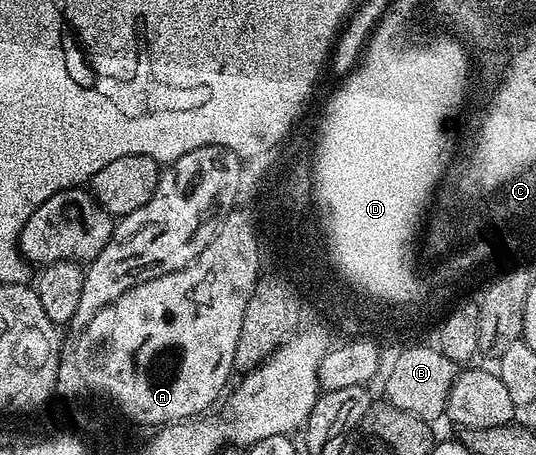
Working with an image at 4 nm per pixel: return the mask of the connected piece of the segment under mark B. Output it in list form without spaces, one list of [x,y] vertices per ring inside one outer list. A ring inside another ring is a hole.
[[[427,343],[406,346],[395,359],[385,381],[385,393],[388,404],[417,416],[423,422],[444,416],[448,393],[455,382],[459,367],[441,354],[437,347]]]

